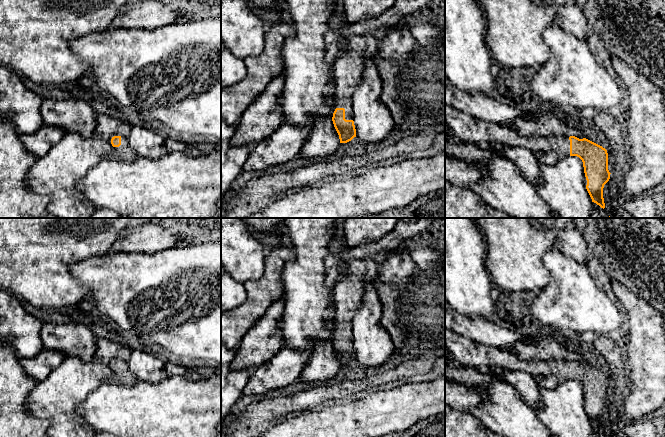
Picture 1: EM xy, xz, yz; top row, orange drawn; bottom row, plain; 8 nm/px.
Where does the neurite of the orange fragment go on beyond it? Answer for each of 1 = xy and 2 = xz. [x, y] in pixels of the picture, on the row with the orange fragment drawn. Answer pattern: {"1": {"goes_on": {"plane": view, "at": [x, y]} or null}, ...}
{"1": {"goes_on": {"plane": "xy", "at": [124, 152]}}, "2": {"goes_on": {"plane": "xz", "at": [348, 66]}}}

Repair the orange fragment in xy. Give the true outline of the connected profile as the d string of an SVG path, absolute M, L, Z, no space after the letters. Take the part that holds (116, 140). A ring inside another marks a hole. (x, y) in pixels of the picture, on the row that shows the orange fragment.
M114 136L110 141L113 146L113 150L109 156L110 158L133 161L138 157L137 153L130 147L128 138Z

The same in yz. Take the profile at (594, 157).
M445 105L445 124L455 136L466 143L489 145L500 143L506 147L524 147L532 151L540 164L554 165L566 156L577 156L583 162L586 189L592 202L605 208L604 185L610 179L608 153L602 146L586 139L570 137L525 136L511 128L477 119Z

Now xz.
M333 11L329 25L346 42L332 64L336 83L336 105L332 121L340 143L347 143L356 137L352 111L353 93L361 80L364 60L374 58L379 41L370 33L352 33L352 24L346 15L336 11Z

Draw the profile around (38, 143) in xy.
M43 124L36 132L20 135L24 148L38 159L45 156L48 151L61 141L65 131Z

